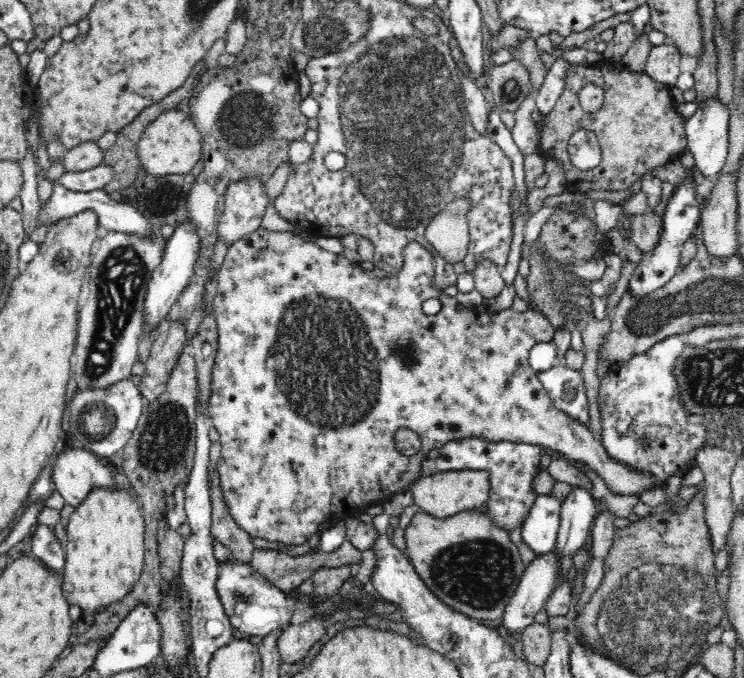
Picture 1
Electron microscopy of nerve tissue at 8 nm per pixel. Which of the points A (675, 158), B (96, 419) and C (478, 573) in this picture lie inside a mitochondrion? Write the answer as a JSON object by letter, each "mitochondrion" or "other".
{"A":"other","B":"mitochondrion","C":"mitochondrion"}

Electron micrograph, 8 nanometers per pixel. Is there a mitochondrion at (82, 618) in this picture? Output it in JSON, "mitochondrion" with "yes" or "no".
{"mitochondrion":"no"}

